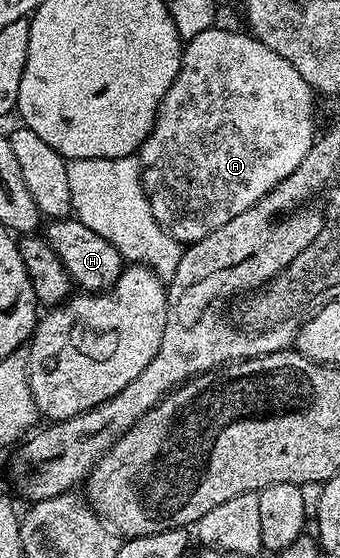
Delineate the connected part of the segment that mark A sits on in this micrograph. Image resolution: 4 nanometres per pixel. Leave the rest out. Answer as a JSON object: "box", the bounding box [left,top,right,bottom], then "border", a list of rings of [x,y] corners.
{"box":[138,25,318,245],"border":[[[217,25],[206,29],[206,33],[198,33],[198,37],[189,39],[183,44],[178,77],[174,77],[174,85],[170,85],[158,109],[152,132],[146,137],[146,141],[140,146],[138,152],[140,184],[144,186],[144,192],[150,201],[150,209],[158,225],[162,225],[179,243],[185,245],[197,243],[214,229],[226,225],[226,221],[234,221],[238,213],[246,213],[250,205],[254,205],[262,197],[266,197],[270,189],[286,181],[286,177],[290,177],[290,173],[294,173],[294,169],[302,165],[302,157],[306,157],[306,153],[311,149],[318,135],[316,123],[312,120],[312,98],[314,98],[312,86],[302,77],[302,73],[298,73],[298,69],[294,69],[294,65],[290,65],[290,61],[286,61],[286,57],[278,57],[274,49],[266,49],[262,41],[253,39],[251,34],[241,31],[227,31],[223,25]]]}

